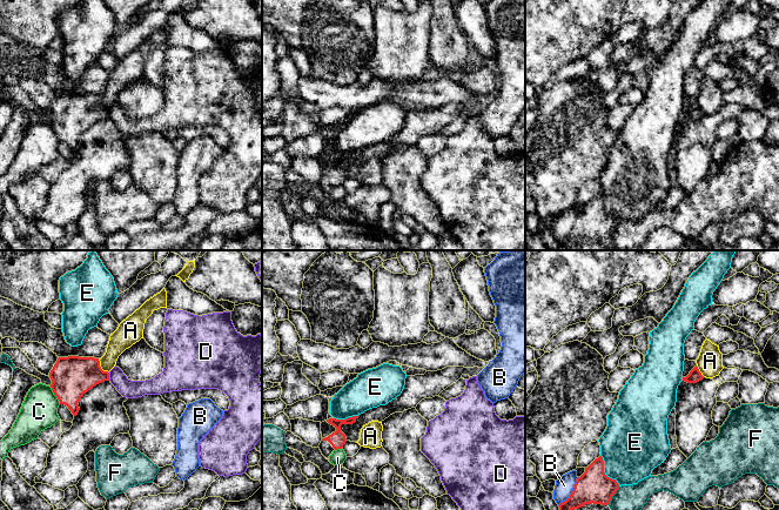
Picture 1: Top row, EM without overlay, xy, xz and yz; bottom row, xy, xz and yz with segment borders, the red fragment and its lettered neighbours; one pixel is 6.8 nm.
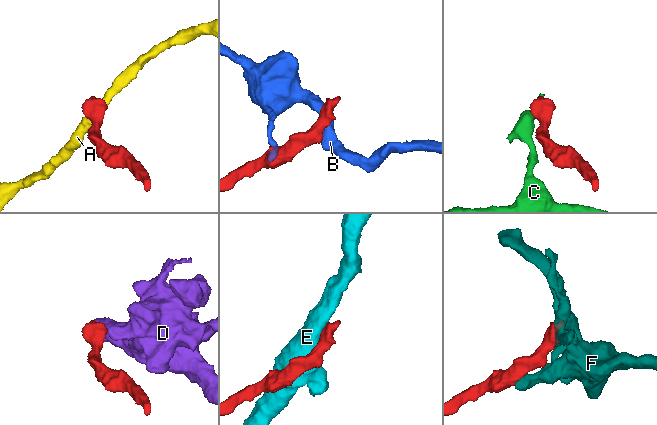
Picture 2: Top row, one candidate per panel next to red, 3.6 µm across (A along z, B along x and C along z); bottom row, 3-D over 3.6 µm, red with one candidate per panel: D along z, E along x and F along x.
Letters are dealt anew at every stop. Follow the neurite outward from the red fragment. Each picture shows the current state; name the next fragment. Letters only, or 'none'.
none

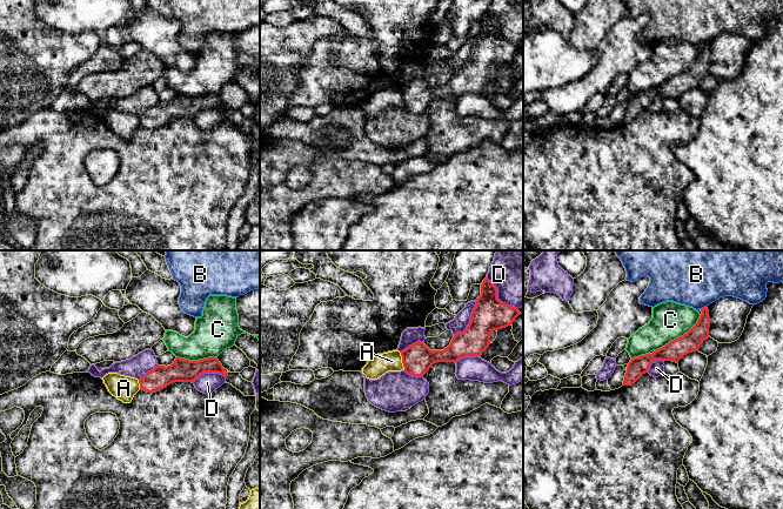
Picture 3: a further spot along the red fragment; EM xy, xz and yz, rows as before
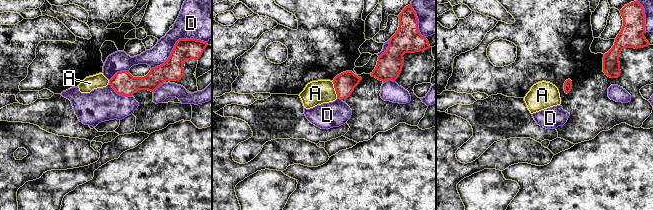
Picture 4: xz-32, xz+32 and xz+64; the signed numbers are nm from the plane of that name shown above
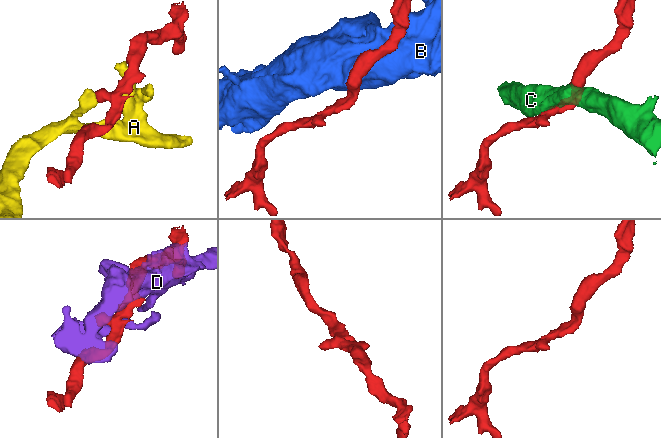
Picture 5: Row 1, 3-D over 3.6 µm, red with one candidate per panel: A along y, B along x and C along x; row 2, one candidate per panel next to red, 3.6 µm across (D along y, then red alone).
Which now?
none

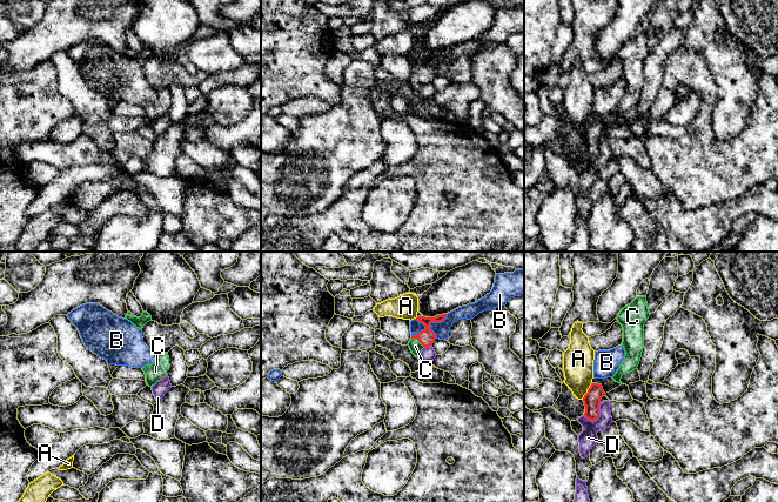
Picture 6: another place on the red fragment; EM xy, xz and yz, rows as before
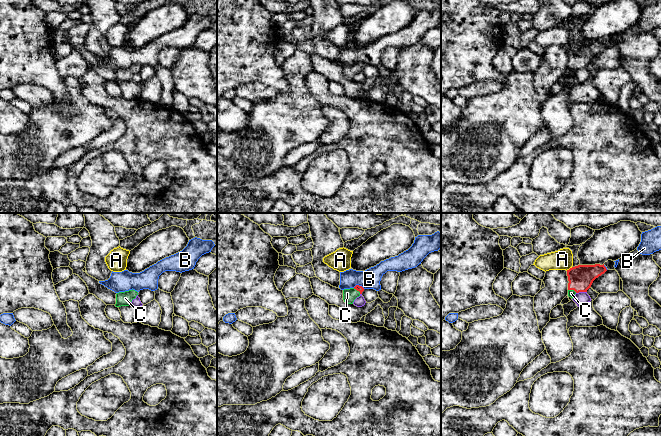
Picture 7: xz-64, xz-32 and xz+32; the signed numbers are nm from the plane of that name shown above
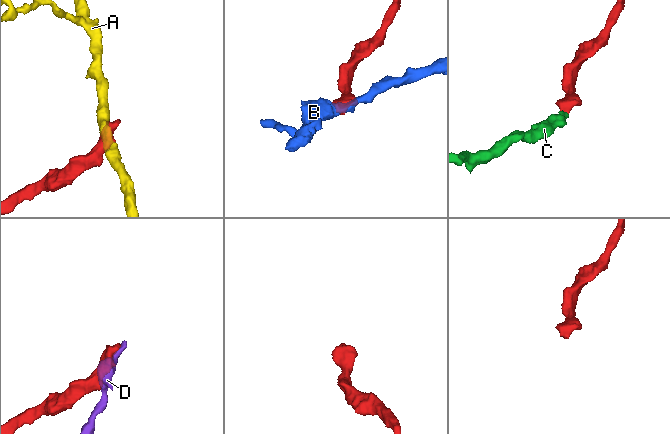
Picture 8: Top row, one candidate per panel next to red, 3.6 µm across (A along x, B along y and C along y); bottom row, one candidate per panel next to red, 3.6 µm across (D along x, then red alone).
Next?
C

